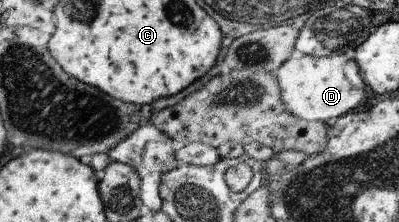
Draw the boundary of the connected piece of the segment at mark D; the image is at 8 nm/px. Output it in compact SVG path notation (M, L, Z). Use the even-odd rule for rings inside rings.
M350 51L324 57L295 53L275 71L275 76L281 85L286 109L308 121L331 123L346 112L366 106L370 97L365 78Z

